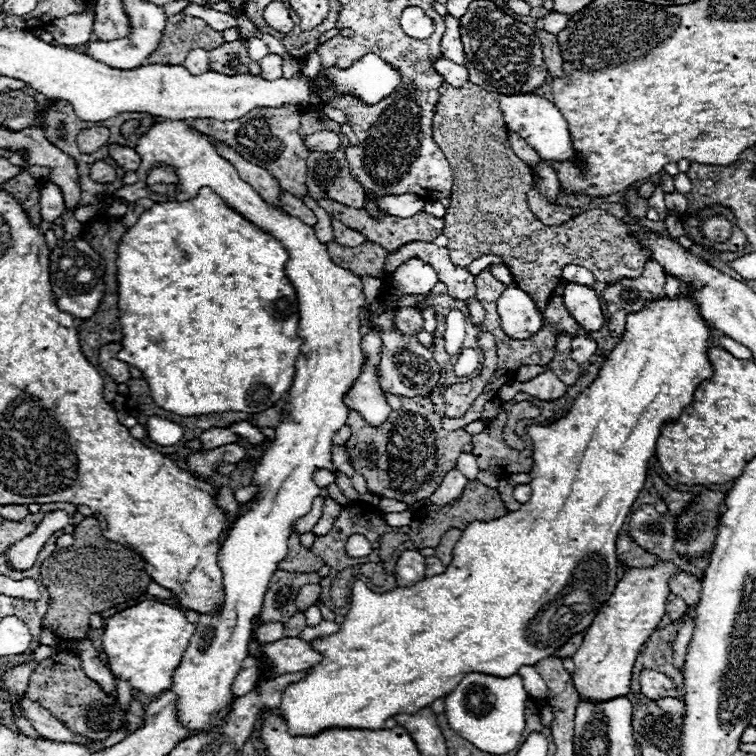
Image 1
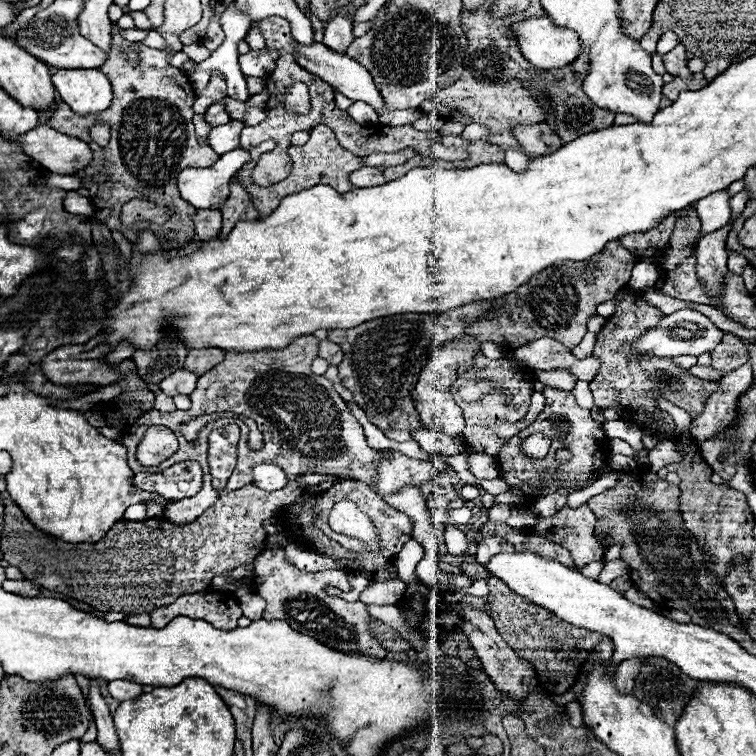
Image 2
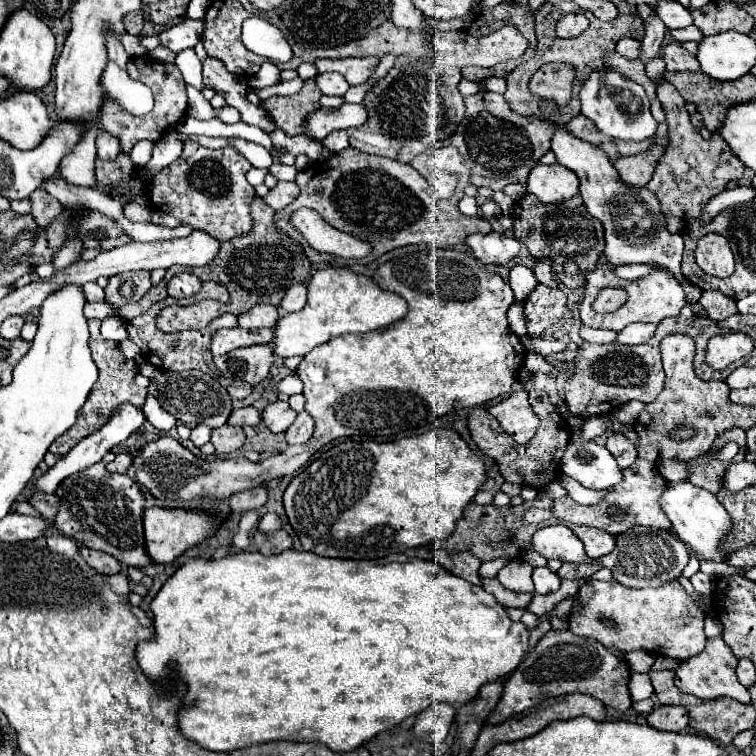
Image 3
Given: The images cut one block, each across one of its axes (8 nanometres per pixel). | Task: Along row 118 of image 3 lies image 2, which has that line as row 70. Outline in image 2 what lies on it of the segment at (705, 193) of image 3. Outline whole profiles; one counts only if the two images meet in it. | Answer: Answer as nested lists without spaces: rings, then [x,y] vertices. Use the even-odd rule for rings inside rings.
[[[678,44],[672,52],[664,54],[662,60],[664,60],[664,66],[666,66],[666,72],[668,72],[668,74],[672,74],[672,76],[682,76],[682,78],[692,78],[692,72],[690,72],[688,66],[686,66],[686,62],[688,62],[688,58],[686,58],[686,48],[684,48],[682,44]]]

